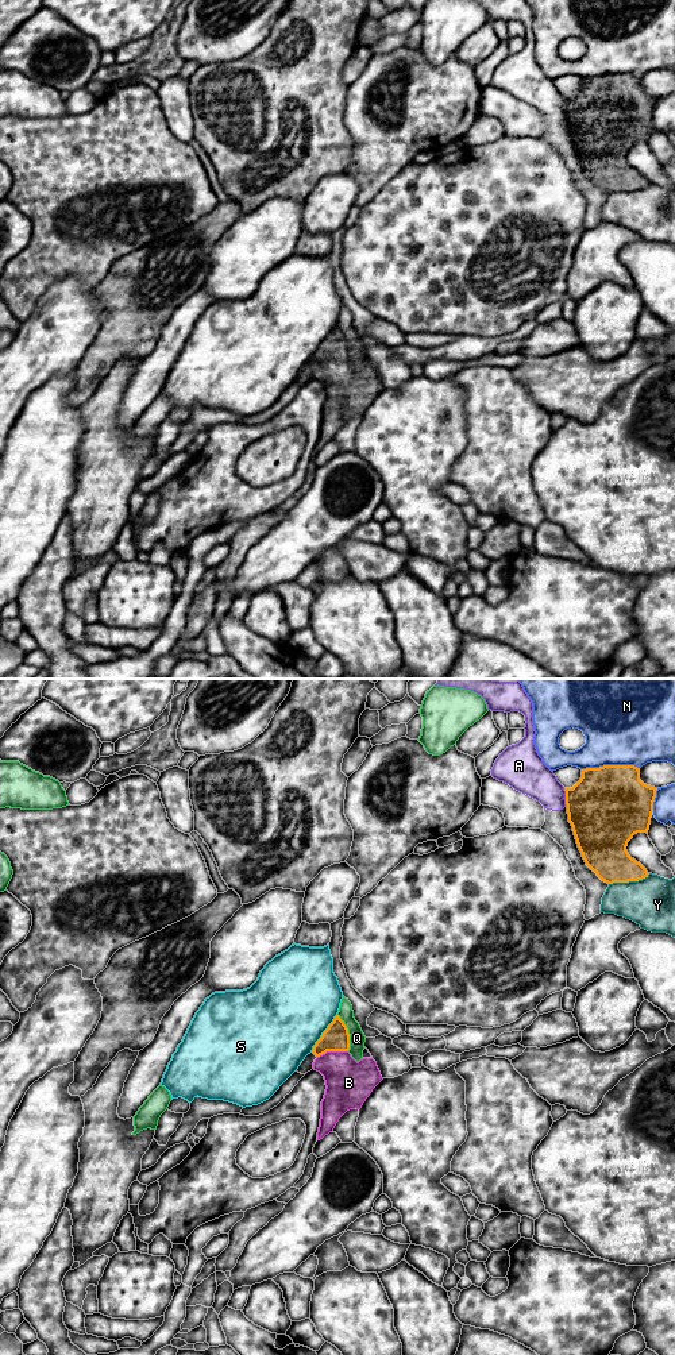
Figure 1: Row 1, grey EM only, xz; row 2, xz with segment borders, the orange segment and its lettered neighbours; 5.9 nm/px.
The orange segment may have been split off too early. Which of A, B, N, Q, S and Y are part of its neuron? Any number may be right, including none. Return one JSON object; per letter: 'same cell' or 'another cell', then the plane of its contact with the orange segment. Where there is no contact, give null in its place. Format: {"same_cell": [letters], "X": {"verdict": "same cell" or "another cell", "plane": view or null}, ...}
{"same_cell": ["B"], "A": {"verdict": "another cell", "plane": "xz"}, "B": {"verdict": "same cell", "plane": "xz"}, "N": {"verdict": "another cell", "plane": "xz"}, "Q": {"verdict": "another cell", "plane": "xz"}, "S": {"verdict": "another cell", "plane": "xz"}, "Y": {"verdict": "another cell", "plane": "xz"}}

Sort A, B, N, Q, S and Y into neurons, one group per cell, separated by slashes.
A / B / N / Q / S / Y

